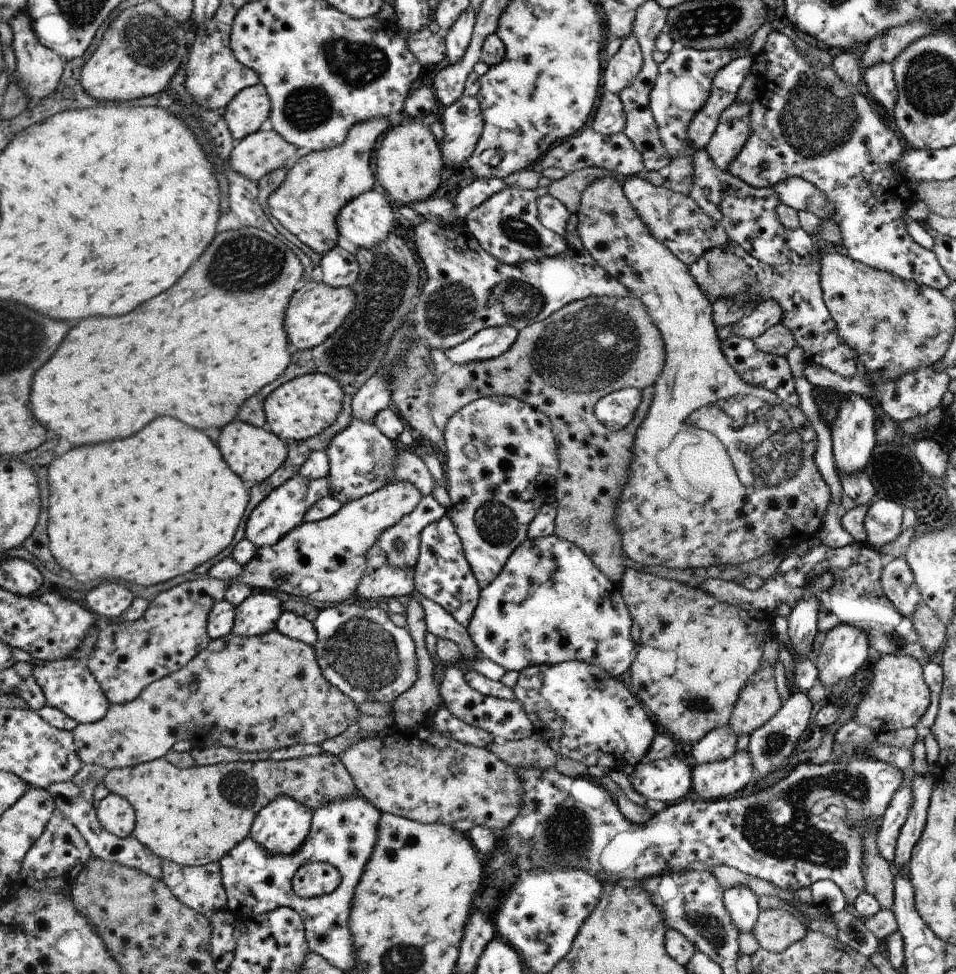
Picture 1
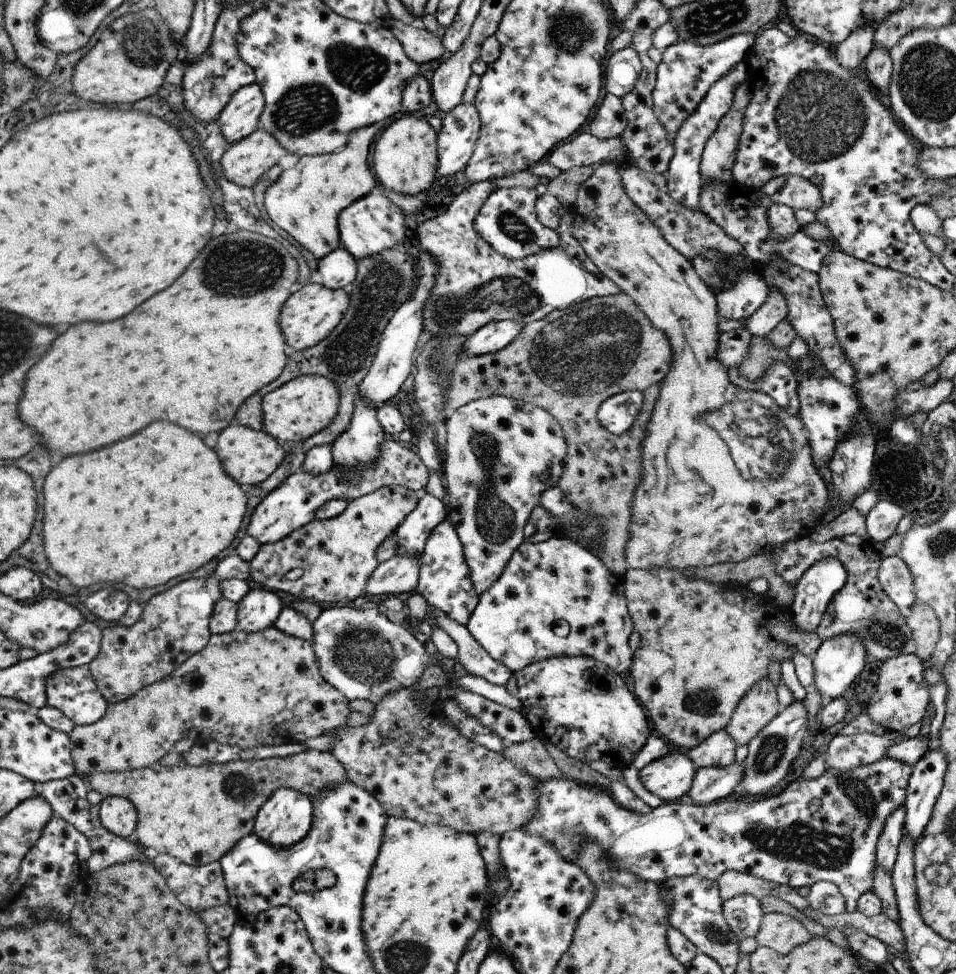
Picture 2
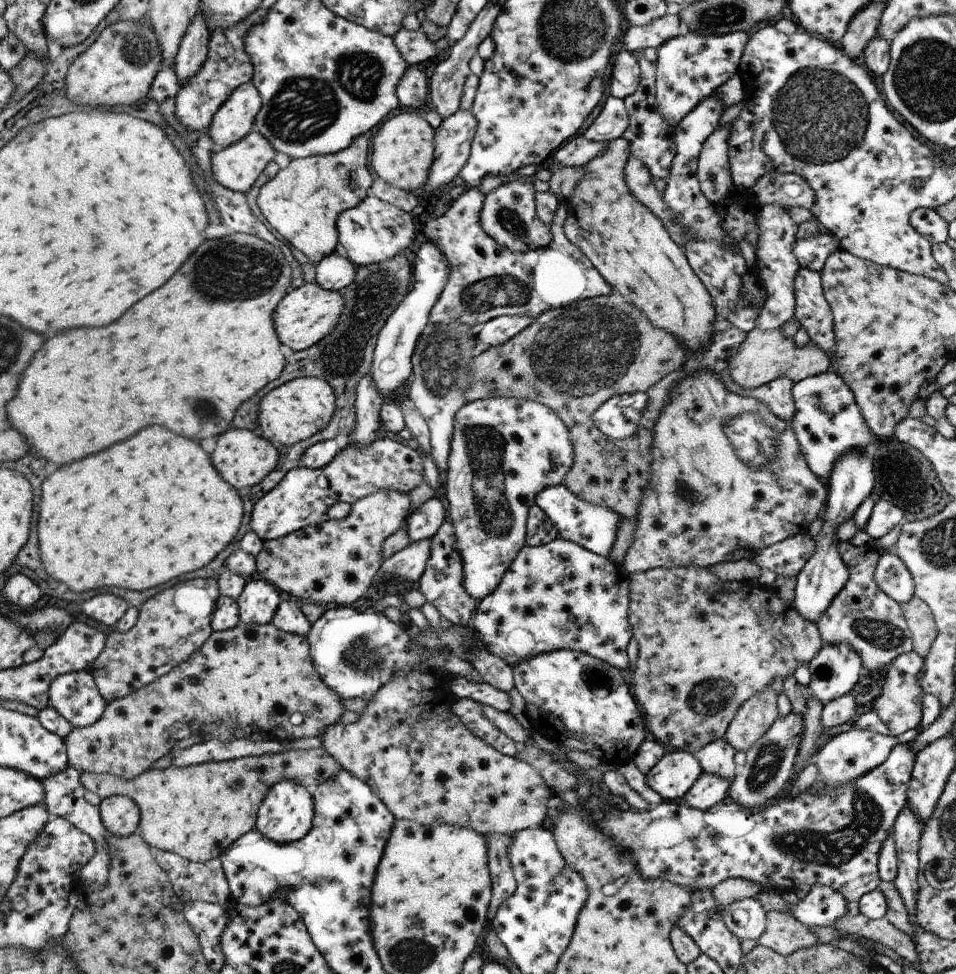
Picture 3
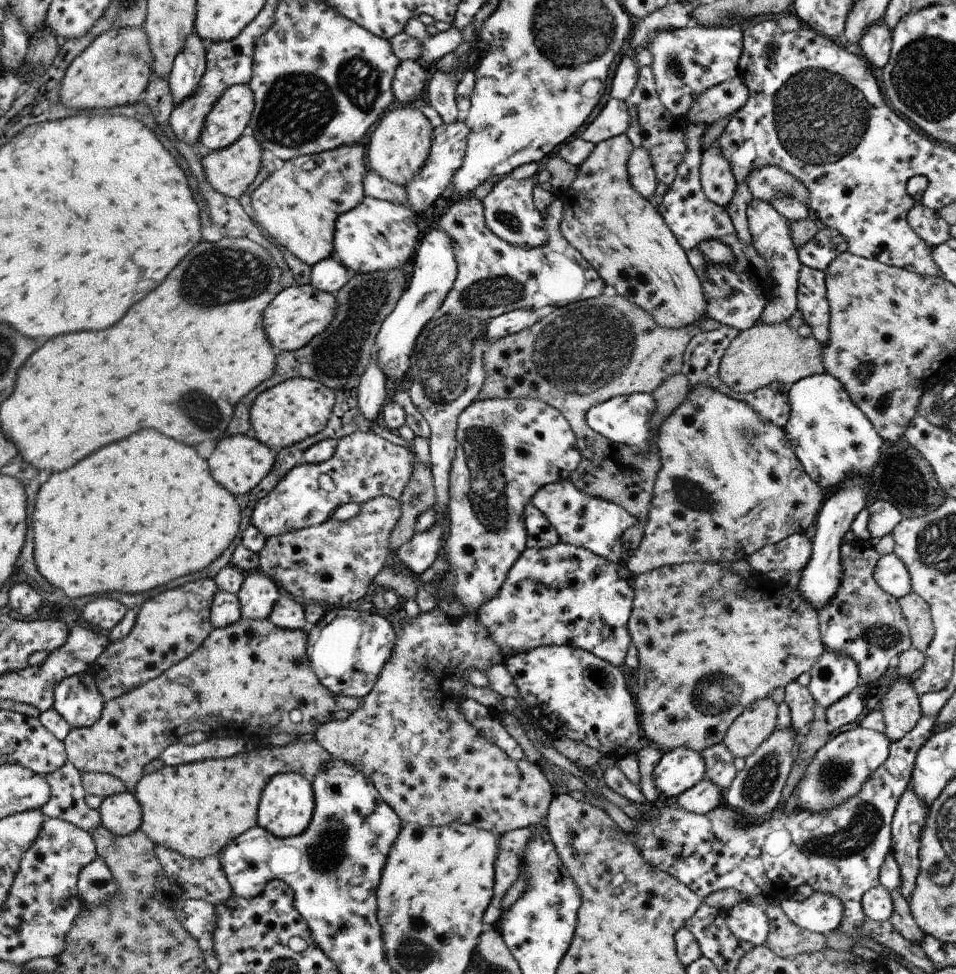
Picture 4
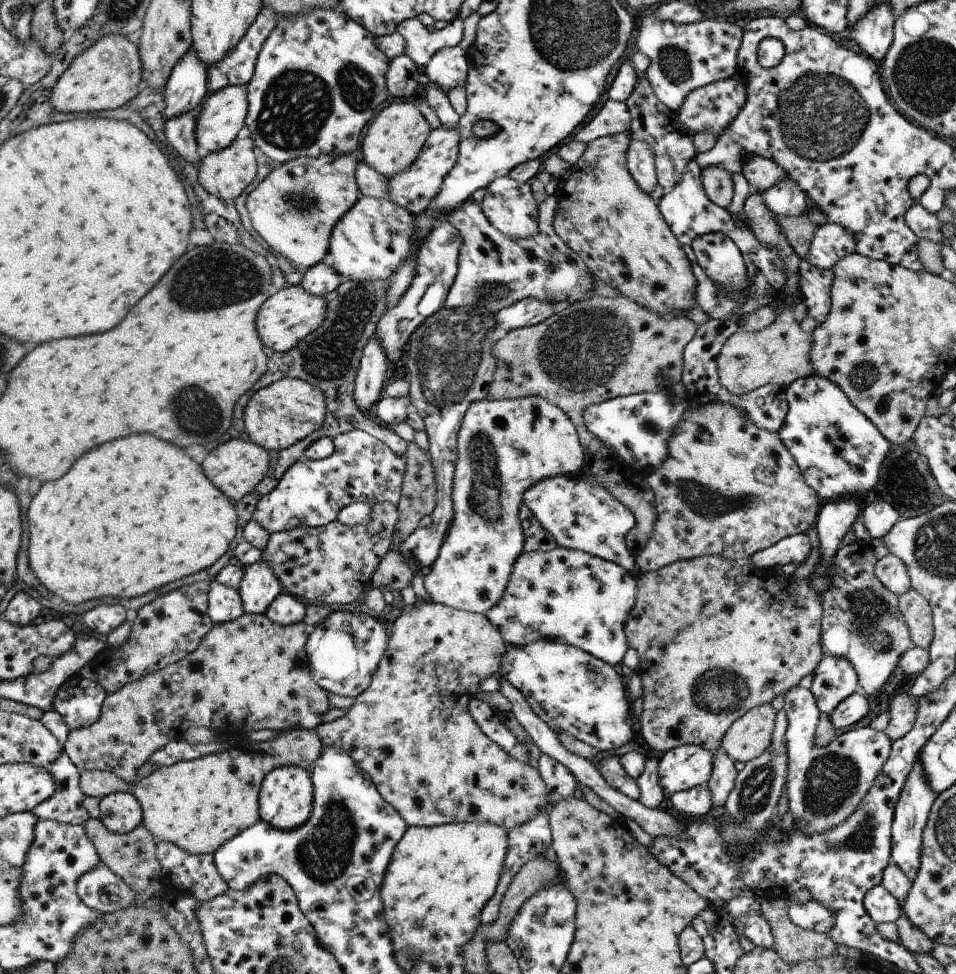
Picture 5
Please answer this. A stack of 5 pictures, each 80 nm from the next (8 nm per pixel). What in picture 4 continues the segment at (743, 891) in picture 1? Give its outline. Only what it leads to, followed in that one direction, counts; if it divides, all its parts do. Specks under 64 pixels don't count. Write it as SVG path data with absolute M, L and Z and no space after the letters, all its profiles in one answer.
M754 903L736 904L728 910L728 924L730 932L739 941L747 941L754 946L766 944L769 921L765 912Z

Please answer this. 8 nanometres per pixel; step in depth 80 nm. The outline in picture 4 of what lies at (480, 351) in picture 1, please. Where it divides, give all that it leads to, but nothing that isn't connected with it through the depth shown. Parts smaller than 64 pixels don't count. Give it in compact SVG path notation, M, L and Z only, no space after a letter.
M532 308L512 310L508 314L502 314L502 316L494 318L490 324L486 324L486 338L498 341L498 338L504 338L508 334L515 334L531 328L539 320L538 312L532 310Z

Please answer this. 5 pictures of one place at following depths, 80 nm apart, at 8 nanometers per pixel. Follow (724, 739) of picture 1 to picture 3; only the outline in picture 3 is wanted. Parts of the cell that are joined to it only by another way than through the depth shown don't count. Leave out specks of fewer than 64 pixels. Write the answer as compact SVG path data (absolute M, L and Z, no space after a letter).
M718 738L716 742L696 751L695 755L700 760L705 773L720 776L724 780L732 780L739 769L734 761L735 753L725 738Z

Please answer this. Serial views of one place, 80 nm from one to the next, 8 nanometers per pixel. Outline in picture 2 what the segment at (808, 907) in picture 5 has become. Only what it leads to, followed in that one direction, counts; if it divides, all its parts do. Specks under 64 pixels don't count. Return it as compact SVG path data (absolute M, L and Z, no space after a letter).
M815 882L810 888L807 900L816 913L836 916L847 912L846 900L833 882Z

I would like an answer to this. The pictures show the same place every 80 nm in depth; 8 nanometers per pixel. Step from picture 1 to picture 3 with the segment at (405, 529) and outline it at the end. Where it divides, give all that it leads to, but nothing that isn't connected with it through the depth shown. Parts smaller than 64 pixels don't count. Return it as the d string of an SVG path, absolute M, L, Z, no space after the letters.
M438 498L426 500L418 510L412 510L408 520L410 543L432 539L445 524L446 512Z

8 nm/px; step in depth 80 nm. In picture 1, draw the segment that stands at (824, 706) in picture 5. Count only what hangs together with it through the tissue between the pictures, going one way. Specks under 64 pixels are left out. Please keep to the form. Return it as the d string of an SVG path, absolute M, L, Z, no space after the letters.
M840 623L826 633L818 655L819 679L829 689L852 676L869 655L867 634L854 625Z

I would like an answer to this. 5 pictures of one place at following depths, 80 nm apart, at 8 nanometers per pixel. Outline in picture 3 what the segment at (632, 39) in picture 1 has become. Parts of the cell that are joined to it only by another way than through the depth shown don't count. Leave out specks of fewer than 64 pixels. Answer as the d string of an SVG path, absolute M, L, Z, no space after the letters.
M623 49L618 58L614 58L614 72L610 76L610 95L624 99L633 94L640 79L640 66L635 54Z

